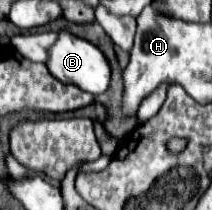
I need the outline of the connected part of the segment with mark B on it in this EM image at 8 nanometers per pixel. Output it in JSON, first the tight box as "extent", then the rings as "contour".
{"extent":[47,29,111,95],"contour":[[[63,29],[57,35],[55,45],[51,45],[51,49],[47,51],[49,59],[47,59],[47,69],[51,75],[55,75],[61,83],[69,83],[69,85],[77,85],[83,91],[89,91],[93,95],[101,95],[109,89],[109,77],[111,77],[111,69],[109,63],[105,59],[105,55],[101,53],[99,47],[95,47],[93,43],[89,43],[87,39],[81,39],[77,35],[73,35],[71,31]]]}

